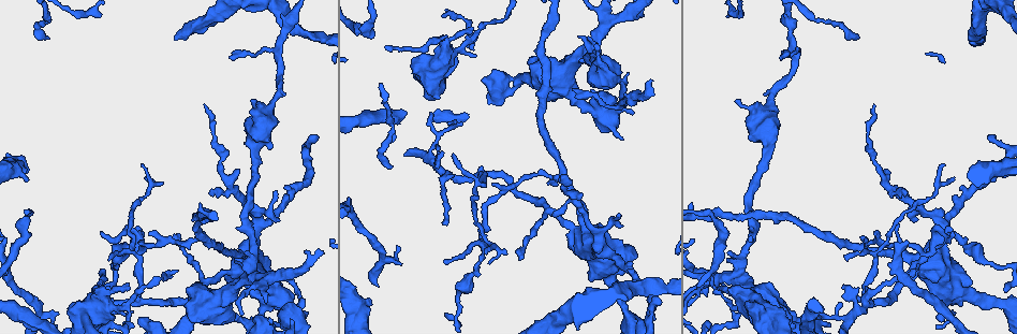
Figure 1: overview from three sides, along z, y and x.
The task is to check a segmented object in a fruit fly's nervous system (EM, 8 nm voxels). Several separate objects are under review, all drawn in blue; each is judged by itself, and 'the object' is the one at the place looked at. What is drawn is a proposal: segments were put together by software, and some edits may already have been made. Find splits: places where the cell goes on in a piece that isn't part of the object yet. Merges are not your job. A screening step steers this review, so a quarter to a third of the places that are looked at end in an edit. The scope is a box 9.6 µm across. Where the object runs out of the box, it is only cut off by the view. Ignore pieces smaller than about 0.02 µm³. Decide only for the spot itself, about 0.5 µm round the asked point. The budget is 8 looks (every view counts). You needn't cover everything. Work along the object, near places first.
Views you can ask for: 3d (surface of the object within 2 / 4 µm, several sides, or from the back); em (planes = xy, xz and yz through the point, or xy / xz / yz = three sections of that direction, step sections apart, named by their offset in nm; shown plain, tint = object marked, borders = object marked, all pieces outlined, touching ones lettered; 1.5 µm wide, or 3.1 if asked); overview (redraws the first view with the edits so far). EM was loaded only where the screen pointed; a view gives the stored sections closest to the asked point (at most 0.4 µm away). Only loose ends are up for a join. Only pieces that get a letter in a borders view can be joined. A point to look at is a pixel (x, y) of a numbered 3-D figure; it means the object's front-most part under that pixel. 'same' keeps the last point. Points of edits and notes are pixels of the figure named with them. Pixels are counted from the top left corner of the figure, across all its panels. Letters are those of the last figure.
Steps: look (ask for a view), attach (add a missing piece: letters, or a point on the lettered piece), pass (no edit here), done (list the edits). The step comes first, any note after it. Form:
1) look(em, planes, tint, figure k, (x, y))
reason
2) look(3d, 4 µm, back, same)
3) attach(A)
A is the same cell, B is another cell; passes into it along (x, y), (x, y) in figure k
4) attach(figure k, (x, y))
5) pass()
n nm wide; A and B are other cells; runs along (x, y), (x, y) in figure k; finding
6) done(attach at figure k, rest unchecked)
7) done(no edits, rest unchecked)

look(em, 3.1 µm, planes, borders, figure 1, (369, 306))
branch stops here

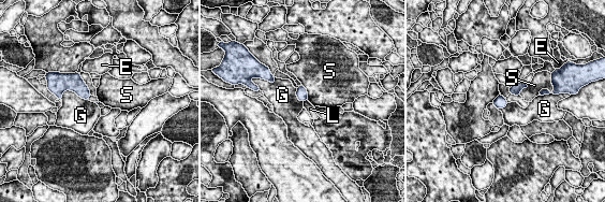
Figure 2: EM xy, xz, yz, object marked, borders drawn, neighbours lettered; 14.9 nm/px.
pass()
E, G, L and S are other cells; border along (61, 94), (72, 90), (87, 100) in figure 2; none of them fits

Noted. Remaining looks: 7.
look(em, planes, borders, figure 1, (782, 59))
free end

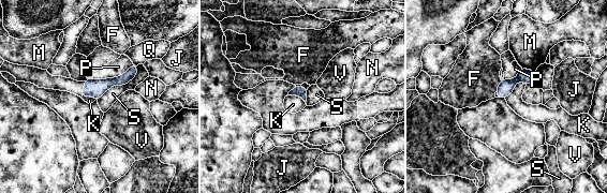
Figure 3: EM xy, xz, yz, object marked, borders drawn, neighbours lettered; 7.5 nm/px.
pass()
S touches over 400 nm; F, J, K, M, N, P, Q, S and V are other cells; border along (526, 84), (519, 82), (505, 99) in figure 3; none of them fits

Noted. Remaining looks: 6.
look(3d, 4 µm, back, figure 1, (471, 29))
free end

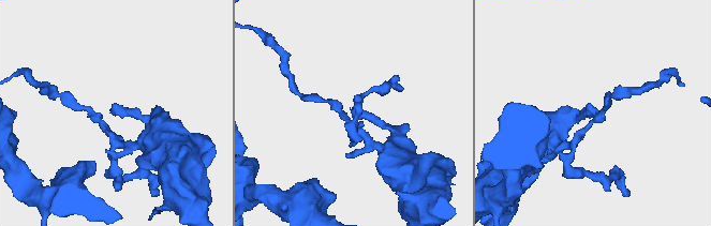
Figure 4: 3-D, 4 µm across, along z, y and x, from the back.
look(em, planes, borders, figure 4, (353, 106))

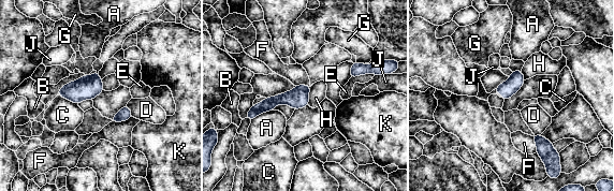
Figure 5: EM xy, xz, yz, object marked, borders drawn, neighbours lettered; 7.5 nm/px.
pass()
A, B, C, D, E, F, G, H, J and K are other cells; runs along (307, 88), (251, 114) in figure 5; none of them fits

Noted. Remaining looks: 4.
done(no edits, rest unchecked)

